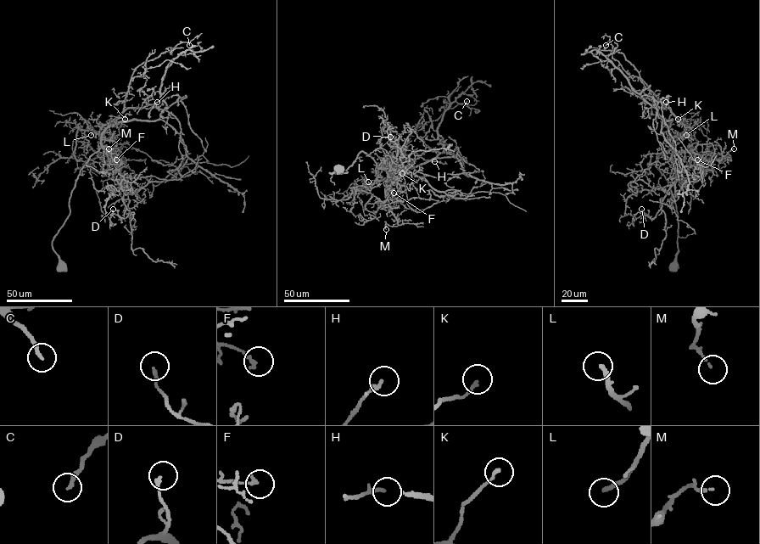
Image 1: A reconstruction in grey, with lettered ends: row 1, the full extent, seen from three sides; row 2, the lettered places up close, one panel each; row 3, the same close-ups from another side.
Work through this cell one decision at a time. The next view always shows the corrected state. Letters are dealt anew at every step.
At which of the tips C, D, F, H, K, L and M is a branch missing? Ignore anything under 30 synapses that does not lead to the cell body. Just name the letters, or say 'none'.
L

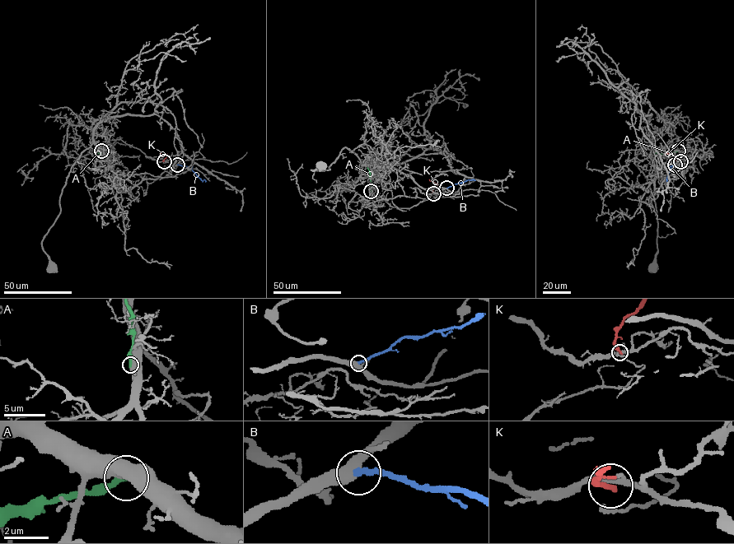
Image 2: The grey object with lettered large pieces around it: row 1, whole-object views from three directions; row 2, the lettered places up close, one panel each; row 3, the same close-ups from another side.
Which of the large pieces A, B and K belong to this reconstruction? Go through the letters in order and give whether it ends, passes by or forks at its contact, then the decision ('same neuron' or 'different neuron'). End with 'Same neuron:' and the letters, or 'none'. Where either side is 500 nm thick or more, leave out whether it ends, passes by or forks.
A: different neuron
B: it ends; same neuron
K: it ends; different neuron
Same neuron: B

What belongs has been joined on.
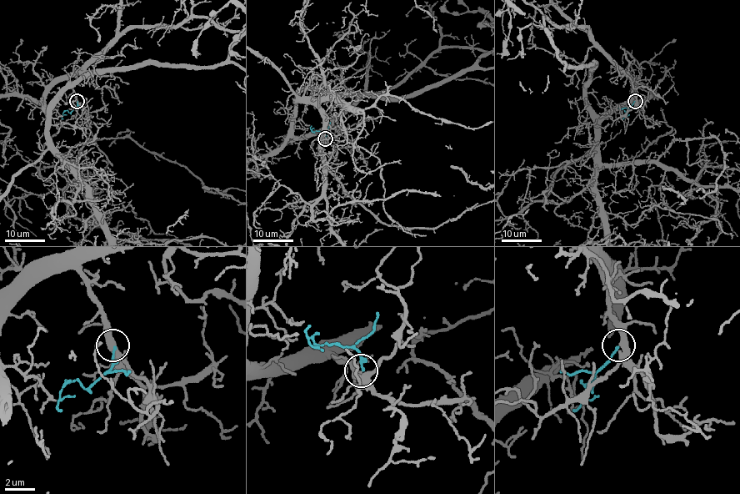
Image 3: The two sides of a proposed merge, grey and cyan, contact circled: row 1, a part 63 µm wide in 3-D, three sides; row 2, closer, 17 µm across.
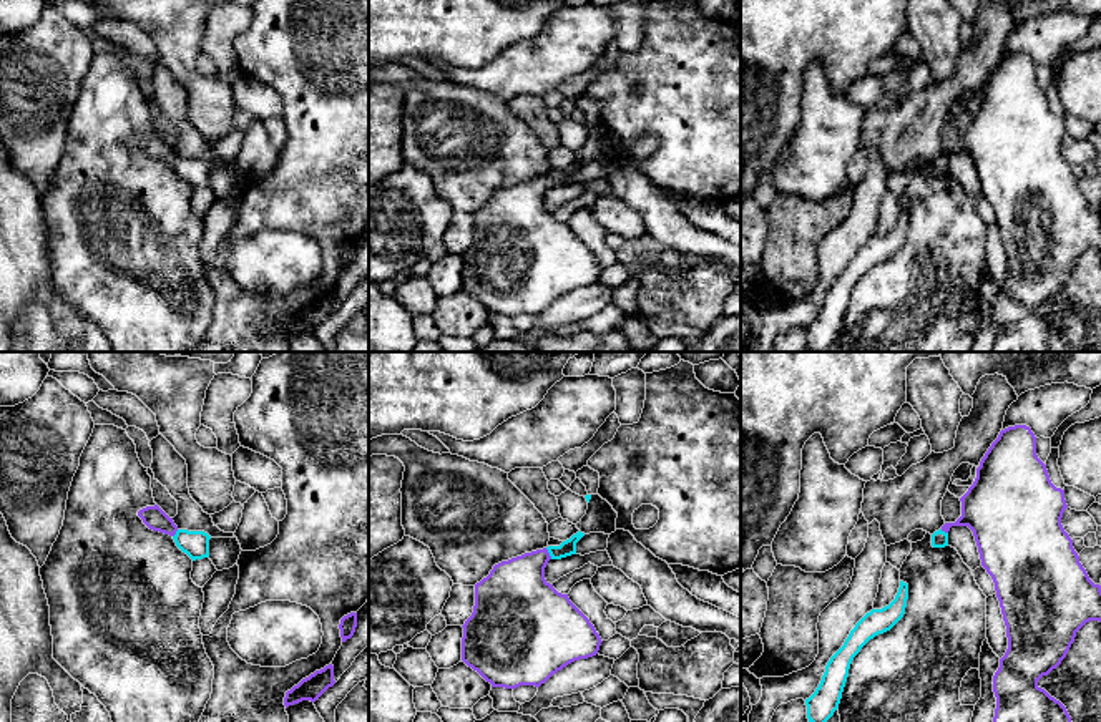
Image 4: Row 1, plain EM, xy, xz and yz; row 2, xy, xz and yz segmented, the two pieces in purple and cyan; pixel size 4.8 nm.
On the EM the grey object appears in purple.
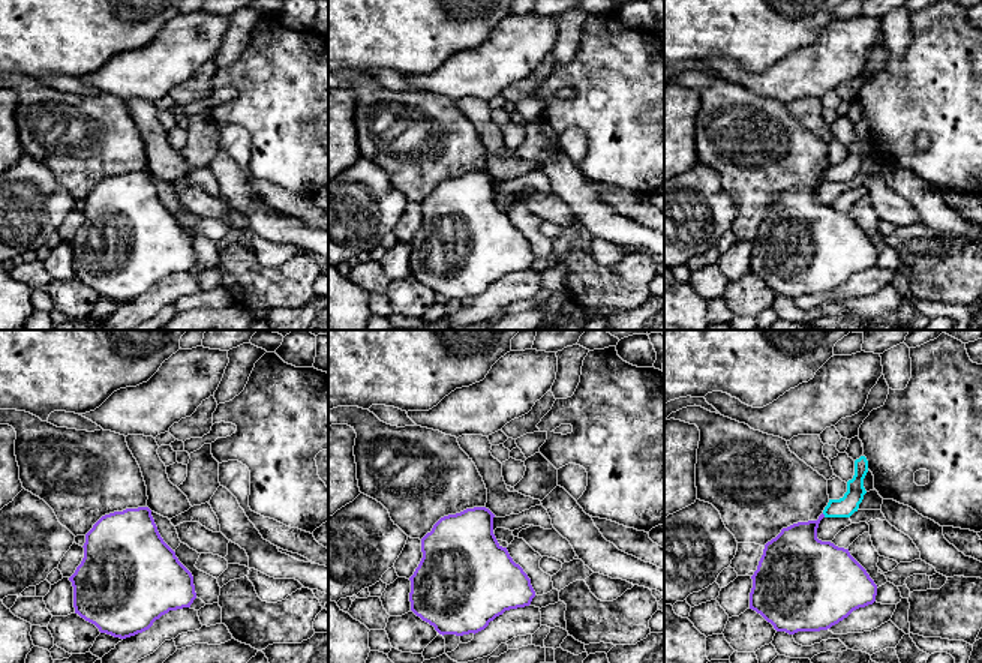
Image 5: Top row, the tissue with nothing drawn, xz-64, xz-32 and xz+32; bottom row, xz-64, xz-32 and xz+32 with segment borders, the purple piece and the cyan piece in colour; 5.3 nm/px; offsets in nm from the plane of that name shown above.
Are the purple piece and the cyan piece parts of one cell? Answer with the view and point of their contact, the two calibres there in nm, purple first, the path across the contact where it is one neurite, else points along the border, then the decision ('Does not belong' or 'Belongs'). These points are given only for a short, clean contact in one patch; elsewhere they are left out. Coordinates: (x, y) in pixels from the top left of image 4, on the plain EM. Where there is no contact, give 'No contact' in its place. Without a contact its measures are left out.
Touches purple at xz (548, 181). Thickness 320 nm (purple) against 80 nm. Path across: xz (515, 221), (520, 209), (548, 181), (567, 176). Belongs

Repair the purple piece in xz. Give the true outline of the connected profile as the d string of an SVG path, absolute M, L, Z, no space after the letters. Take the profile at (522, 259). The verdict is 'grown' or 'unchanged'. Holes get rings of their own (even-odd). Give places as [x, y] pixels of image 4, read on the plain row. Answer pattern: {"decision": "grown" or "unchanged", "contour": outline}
{"decision": "grown", "contour": "M578 159L560 174L502 189L475 212L462 289L492 315L540 315L568 292L598 282L603 269L595 254L545 207L548 189L576 183L583 164Z"}

